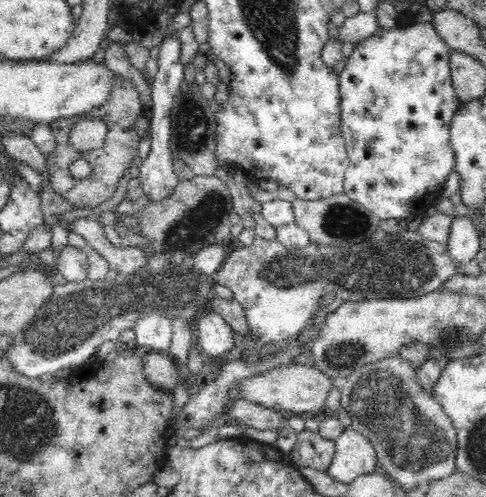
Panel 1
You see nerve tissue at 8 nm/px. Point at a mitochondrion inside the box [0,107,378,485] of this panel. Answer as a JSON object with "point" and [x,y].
{"point":[76,318]}

